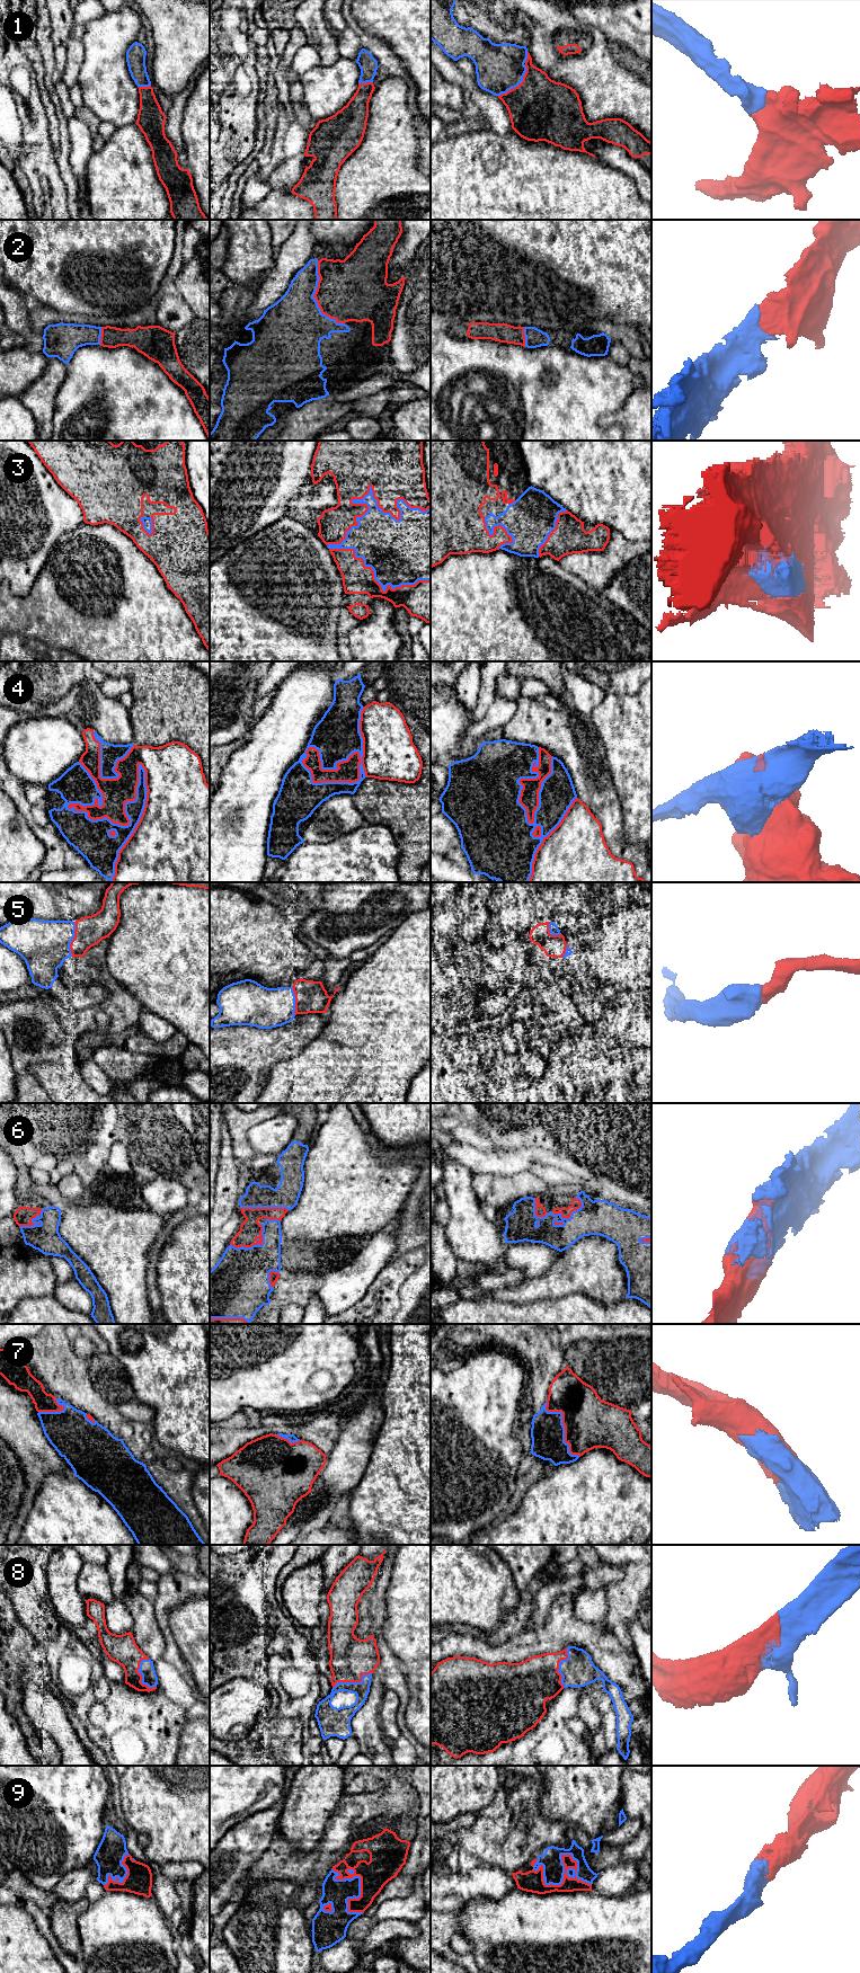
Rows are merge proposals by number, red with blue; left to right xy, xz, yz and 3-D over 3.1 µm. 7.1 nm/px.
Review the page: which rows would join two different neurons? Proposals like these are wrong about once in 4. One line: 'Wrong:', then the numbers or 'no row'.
Wrong: 4

